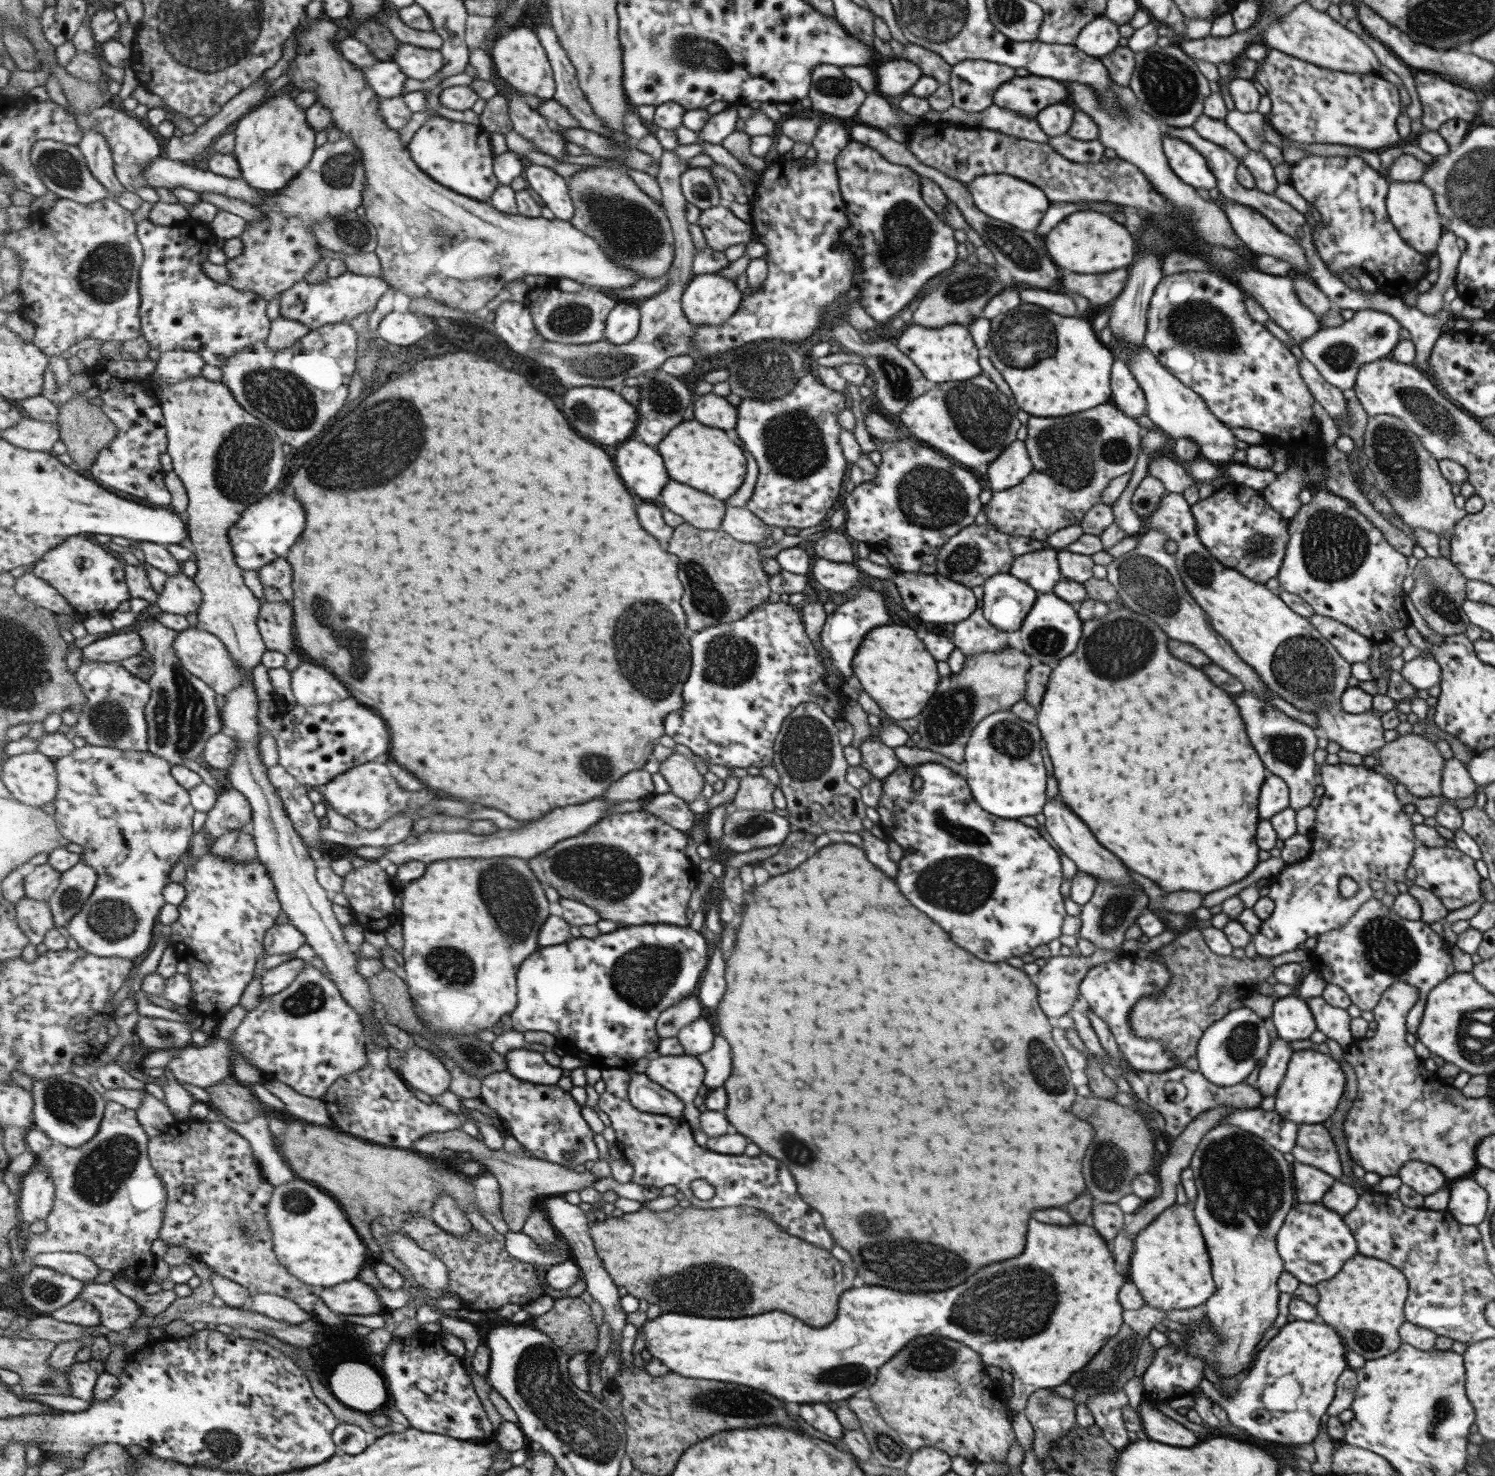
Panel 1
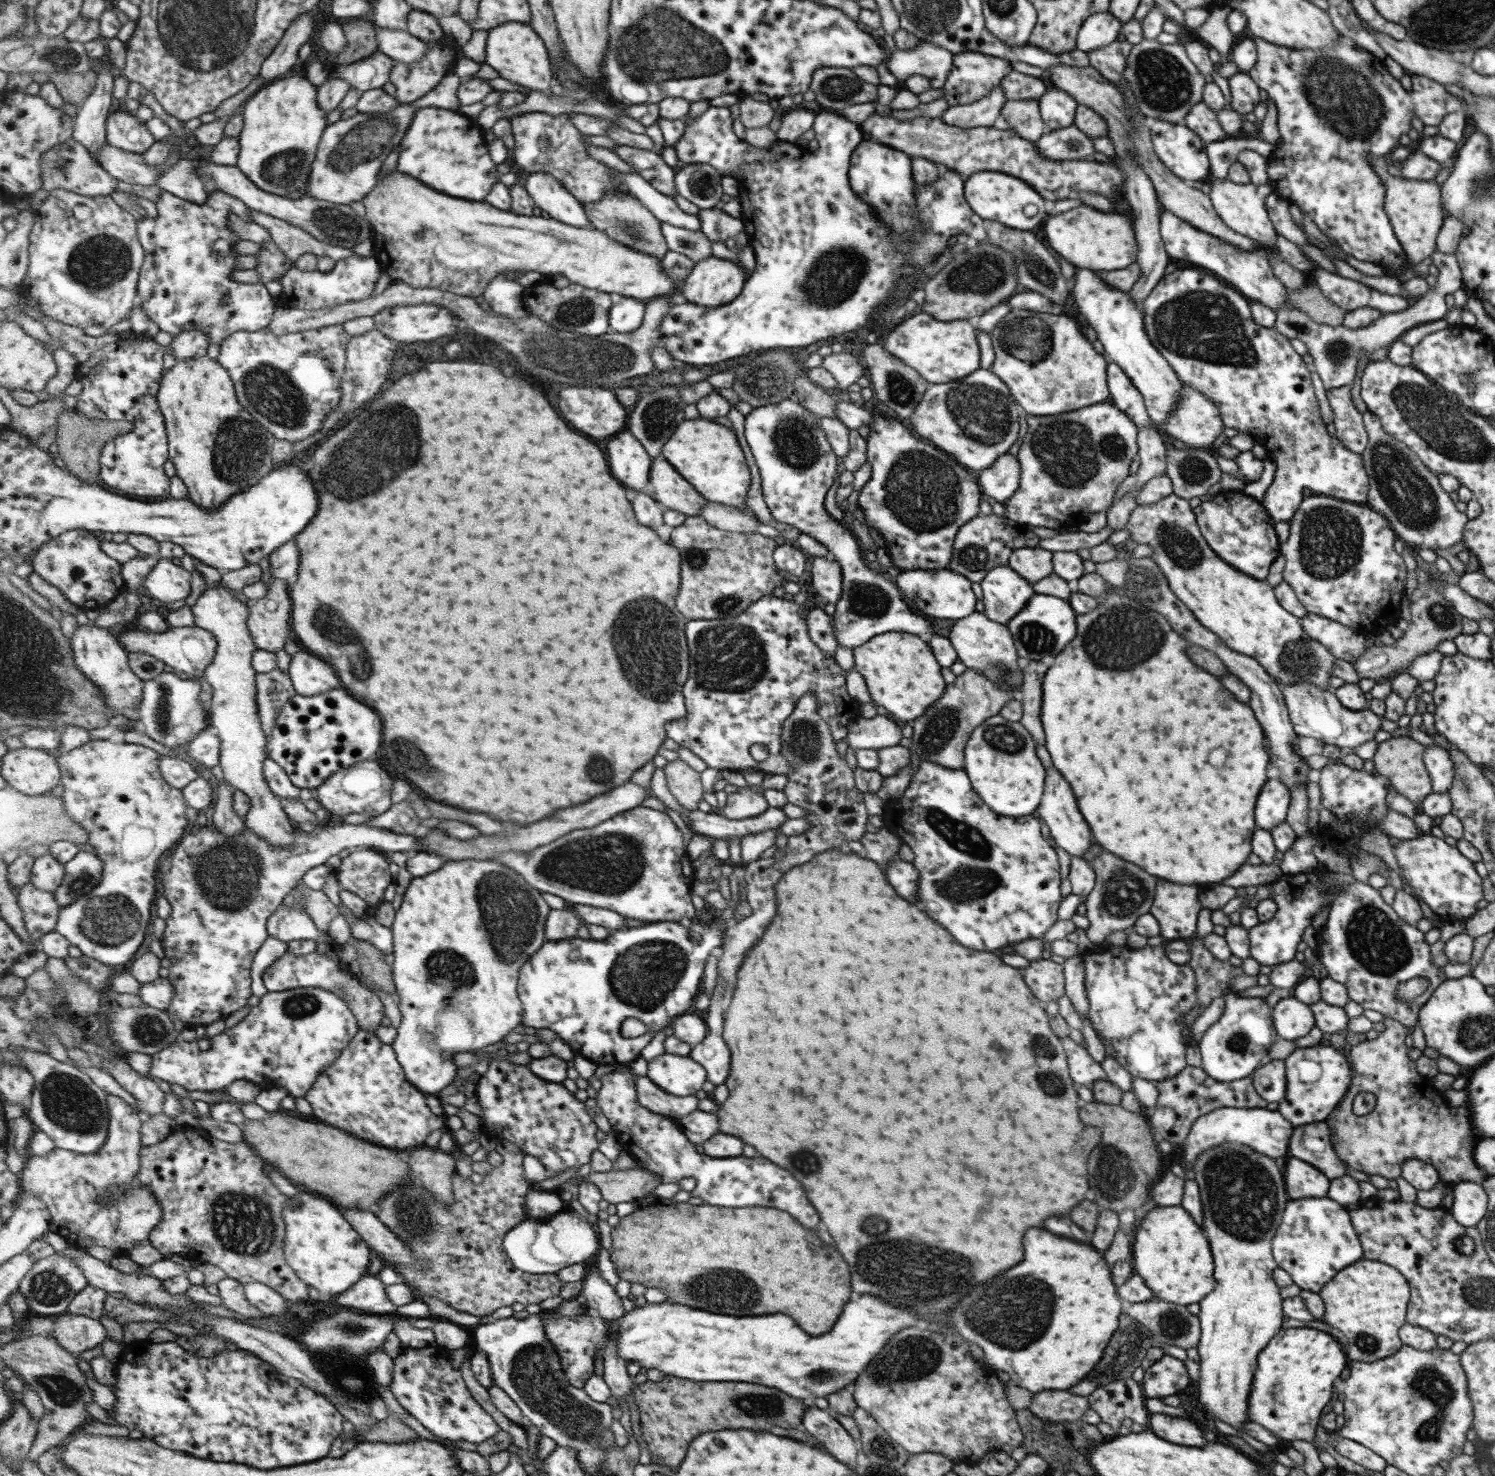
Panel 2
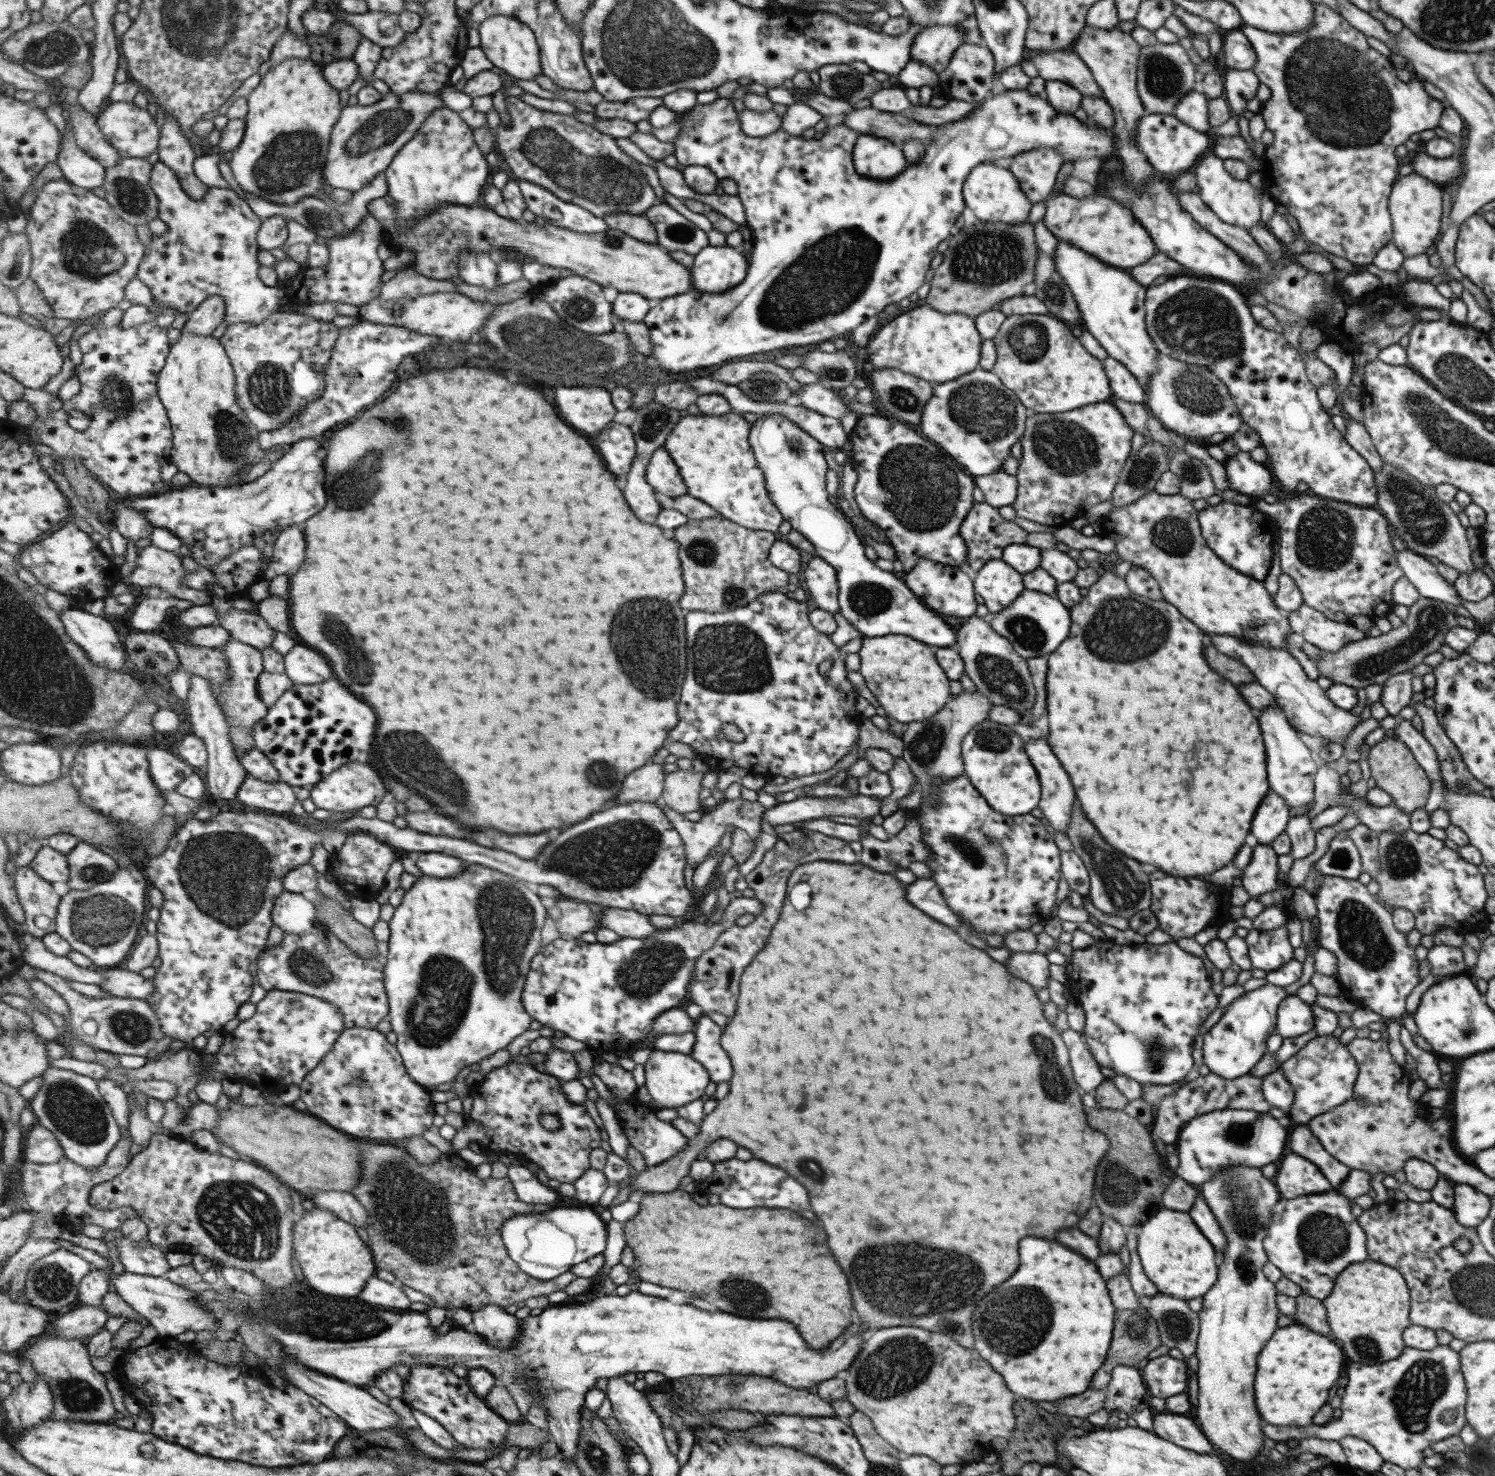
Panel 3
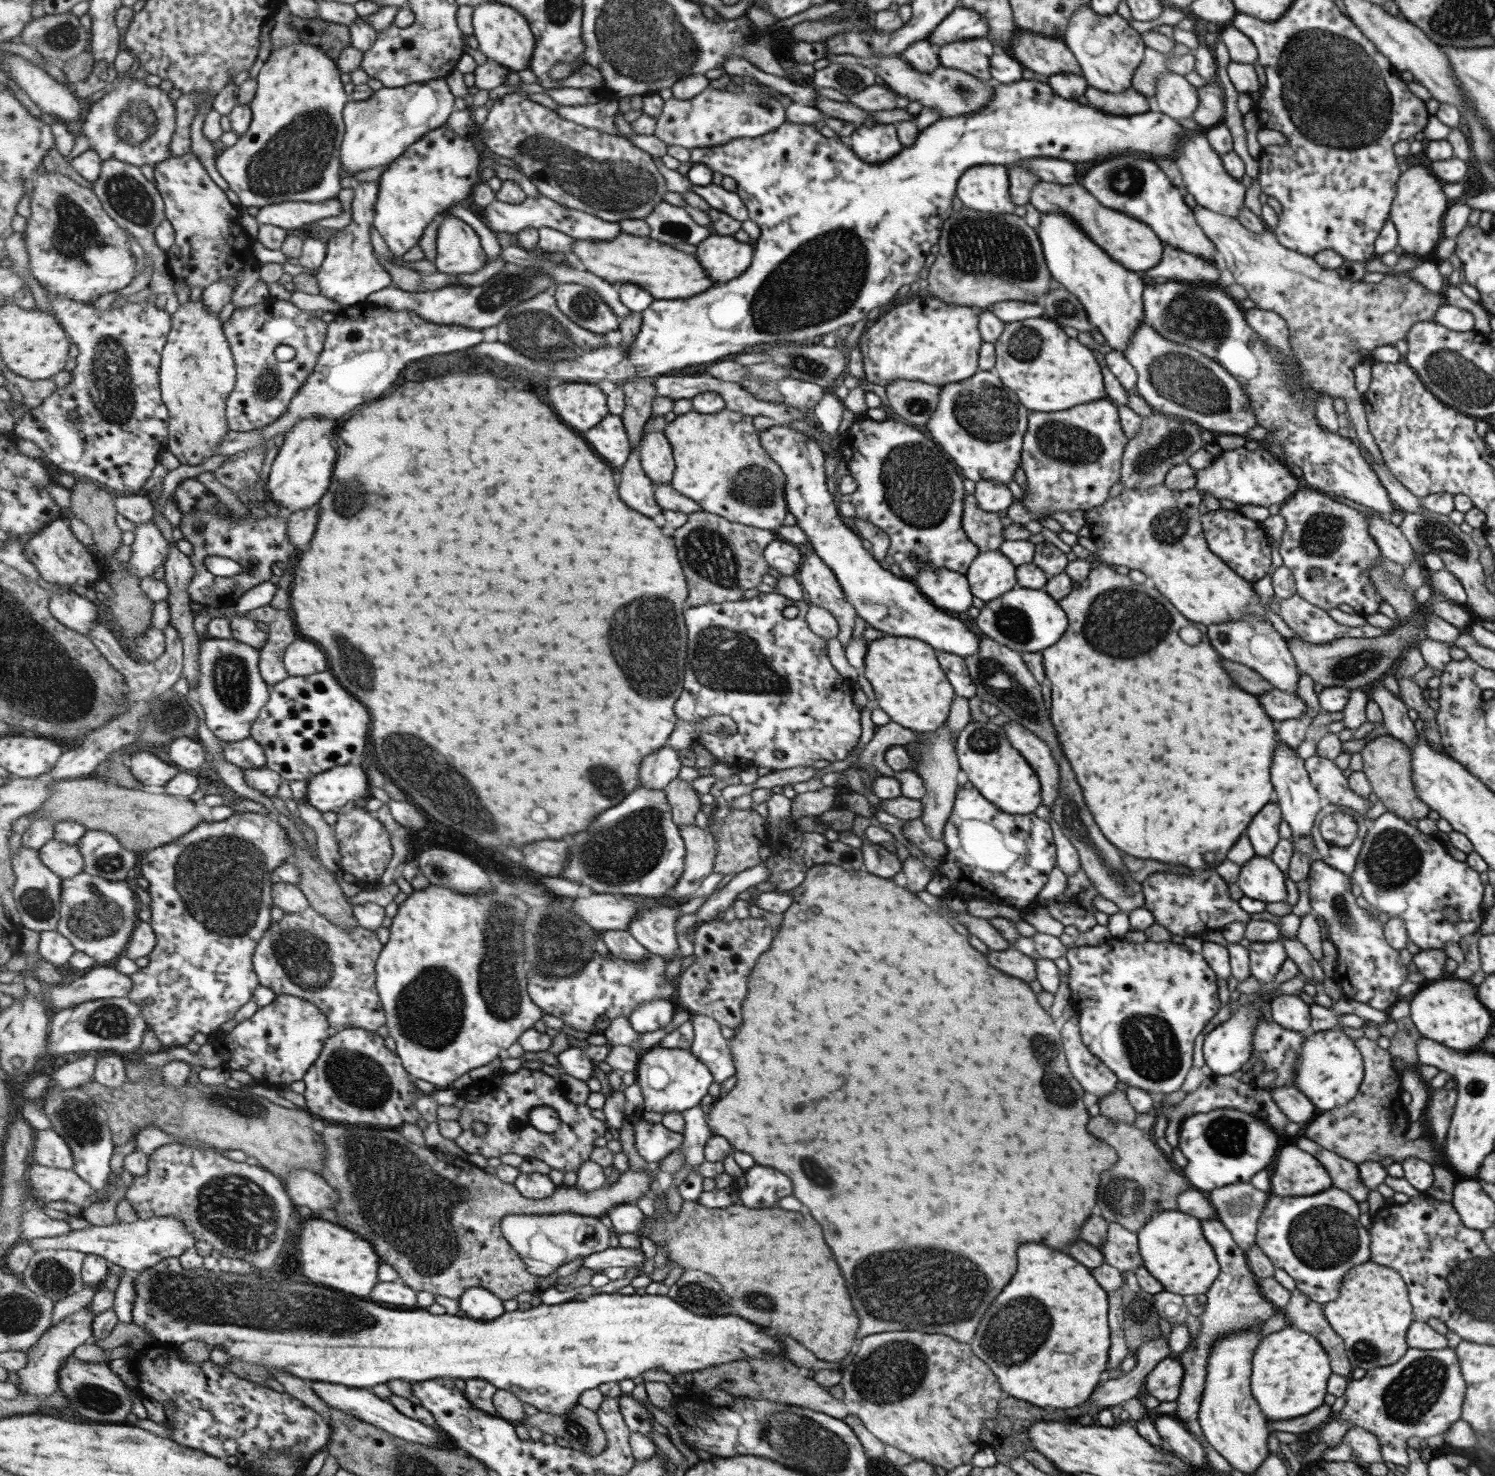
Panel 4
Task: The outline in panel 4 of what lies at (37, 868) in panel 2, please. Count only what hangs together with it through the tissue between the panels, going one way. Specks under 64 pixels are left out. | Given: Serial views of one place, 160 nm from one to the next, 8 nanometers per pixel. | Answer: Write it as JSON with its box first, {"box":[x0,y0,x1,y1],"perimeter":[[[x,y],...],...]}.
{"box":[39,838,86,879],"perimeter":[[[53,838],[39,851],[41,860],[62,879],[84,874],[86,859],[77,844]]]}

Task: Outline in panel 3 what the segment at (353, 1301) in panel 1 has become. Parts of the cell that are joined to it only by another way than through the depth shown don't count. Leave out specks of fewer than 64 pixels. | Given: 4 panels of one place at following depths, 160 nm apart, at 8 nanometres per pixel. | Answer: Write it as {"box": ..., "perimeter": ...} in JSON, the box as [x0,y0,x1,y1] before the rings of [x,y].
{"box":[359,1276,412,1310],"perimeter":[[[377,1276],[371,1278],[371,1284],[367,1284],[363,1296],[359,1296],[364,1302],[375,1304],[385,1308],[396,1308],[396,1310],[407,1310],[412,1304],[403,1292],[401,1284],[391,1284],[390,1281],[381,1280]]]}

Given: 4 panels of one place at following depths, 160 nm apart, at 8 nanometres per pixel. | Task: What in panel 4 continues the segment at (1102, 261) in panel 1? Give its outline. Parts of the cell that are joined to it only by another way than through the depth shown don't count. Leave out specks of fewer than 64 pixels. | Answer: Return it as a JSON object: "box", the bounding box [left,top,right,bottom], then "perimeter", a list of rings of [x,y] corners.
{"box":[1028,180,1163,275],"perimeter":[[[1039,180],[1039,183],[1033,185],[1031,189],[1028,202],[1040,213],[1059,213],[1071,217],[1071,221],[1075,221],[1075,225],[1089,236],[1089,240],[1093,240],[1099,248],[1103,248],[1103,252],[1109,254],[1115,262],[1119,262],[1127,270],[1142,275],[1143,272],[1157,266],[1160,261],[1163,244],[1158,236],[1151,232],[1151,228],[1147,228],[1142,221],[1133,220],[1121,212],[1103,208],[1091,194],[1083,190],[1078,182],[1059,185]]]}

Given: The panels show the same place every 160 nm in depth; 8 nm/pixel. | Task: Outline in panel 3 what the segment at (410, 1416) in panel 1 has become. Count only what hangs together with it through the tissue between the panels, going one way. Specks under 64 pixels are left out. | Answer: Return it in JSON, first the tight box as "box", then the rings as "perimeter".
{"box":[401,1365,512,1449],"perimeter":[[[423,1365],[409,1368],[405,1384],[405,1393],[401,1398],[411,1409],[417,1409],[440,1422],[462,1445],[480,1449],[500,1449],[506,1443],[506,1436],[512,1422],[503,1418],[498,1412],[471,1389],[467,1377],[461,1378],[447,1367]]]}

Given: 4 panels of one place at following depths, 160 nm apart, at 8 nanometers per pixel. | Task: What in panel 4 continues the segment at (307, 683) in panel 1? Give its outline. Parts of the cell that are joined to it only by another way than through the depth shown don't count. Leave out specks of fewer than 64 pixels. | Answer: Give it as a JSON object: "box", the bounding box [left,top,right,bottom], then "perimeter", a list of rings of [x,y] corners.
{"box":[284,638,330,676],"perimeter":[[[305,638],[287,648],[284,662],[290,676],[311,676],[330,670],[325,652]]]}

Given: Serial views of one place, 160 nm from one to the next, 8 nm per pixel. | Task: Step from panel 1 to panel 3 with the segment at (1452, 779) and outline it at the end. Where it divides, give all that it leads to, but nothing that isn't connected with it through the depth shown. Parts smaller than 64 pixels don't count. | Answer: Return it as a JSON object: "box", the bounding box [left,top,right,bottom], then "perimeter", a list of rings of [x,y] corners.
{"box":[1392,715,1443,812],"perimeter":[[[1399,715],[1392,716],[1397,727],[1393,729],[1394,738],[1399,739],[1412,752],[1413,759],[1418,766],[1425,772],[1426,777],[1430,781],[1430,791],[1426,798],[1425,804],[1422,806],[1427,812],[1431,812],[1439,808],[1439,804],[1443,802],[1442,793],[1442,776],[1439,772],[1439,764],[1434,748],[1425,740],[1421,731],[1417,731],[1411,726],[1409,720],[1404,720]]]}

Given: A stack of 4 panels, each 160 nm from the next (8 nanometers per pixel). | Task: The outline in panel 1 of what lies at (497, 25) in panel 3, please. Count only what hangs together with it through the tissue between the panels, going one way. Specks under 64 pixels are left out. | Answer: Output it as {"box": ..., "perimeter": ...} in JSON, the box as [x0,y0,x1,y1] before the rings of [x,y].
{"box":[492,21,557,101],"perimeter":[[[529,21],[507,29],[496,42],[492,54],[498,74],[512,88],[516,88],[517,91],[525,94],[532,94],[545,101],[555,99],[557,84],[554,77],[554,68],[544,44]]]}

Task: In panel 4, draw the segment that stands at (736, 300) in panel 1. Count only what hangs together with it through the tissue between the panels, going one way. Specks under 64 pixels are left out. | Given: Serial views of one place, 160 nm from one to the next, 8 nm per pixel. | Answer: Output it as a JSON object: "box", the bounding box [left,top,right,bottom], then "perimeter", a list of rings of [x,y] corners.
{"box":[696,233,752,284],"perimeter":[[[717,233],[697,246],[696,256],[717,284],[741,276],[752,260],[749,242],[739,242],[732,236]]]}

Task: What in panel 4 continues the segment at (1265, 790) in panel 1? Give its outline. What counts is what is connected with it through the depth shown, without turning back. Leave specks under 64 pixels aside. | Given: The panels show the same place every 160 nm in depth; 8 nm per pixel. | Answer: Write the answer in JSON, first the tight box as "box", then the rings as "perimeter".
{"box":[1245,801,1282,857],"perimeter":[[[1267,801],[1251,819],[1245,836],[1249,839],[1254,854],[1268,857],[1278,841],[1278,826],[1282,821],[1276,803]]]}

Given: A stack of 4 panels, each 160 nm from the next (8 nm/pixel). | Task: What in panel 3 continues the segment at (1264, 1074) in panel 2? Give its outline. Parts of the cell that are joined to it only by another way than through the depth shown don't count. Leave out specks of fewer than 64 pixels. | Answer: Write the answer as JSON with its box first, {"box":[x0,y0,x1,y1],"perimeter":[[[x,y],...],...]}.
{"box":[1261,1068,1294,1116],"perimeter":[[[1278,1068],[1262,1076],[1261,1090],[1263,1098],[1270,1107],[1279,1109],[1285,1116],[1293,1104],[1294,1090]]]}

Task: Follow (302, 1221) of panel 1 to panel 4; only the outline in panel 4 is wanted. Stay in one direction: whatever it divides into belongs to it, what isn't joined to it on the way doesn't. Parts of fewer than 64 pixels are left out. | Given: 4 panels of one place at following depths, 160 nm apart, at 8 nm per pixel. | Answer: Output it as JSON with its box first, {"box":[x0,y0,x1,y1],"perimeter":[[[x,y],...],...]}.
{"box":[299,1218,381,1296],"perimeter":[[[323,1218],[307,1220],[301,1234],[299,1248],[301,1248],[305,1276],[309,1276],[313,1282],[321,1286],[339,1288],[343,1292],[357,1294],[357,1296],[369,1296],[379,1282],[377,1274],[379,1274],[381,1258],[377,1256],[371,1242],[363,1240],[355,1232],[335,1222],[327,1222]]]}

